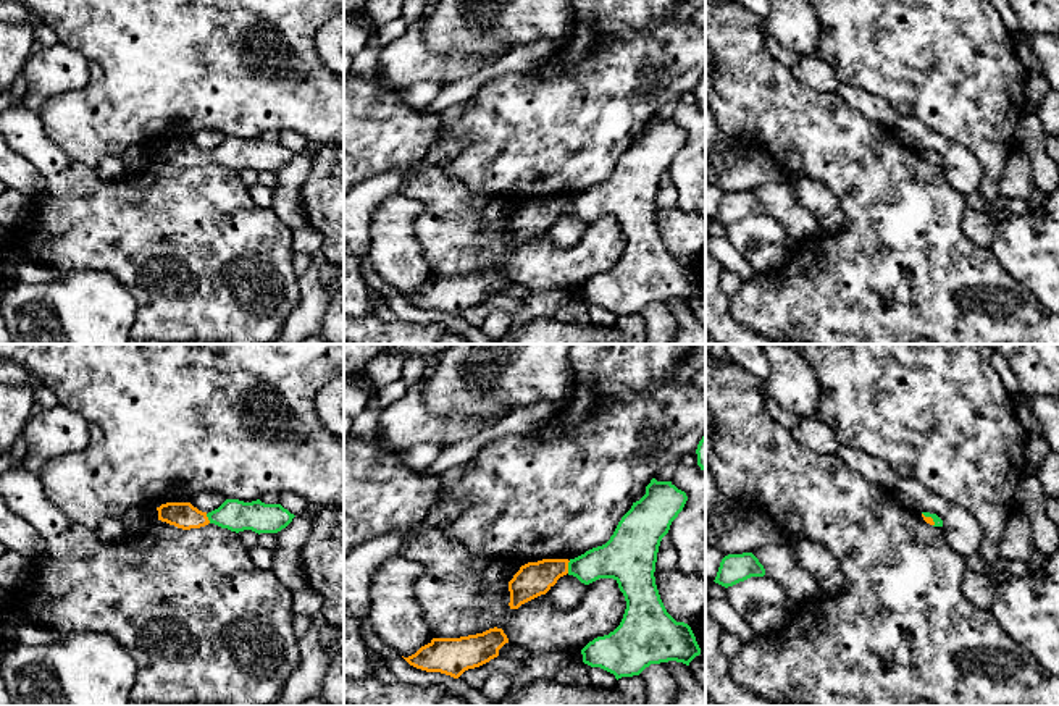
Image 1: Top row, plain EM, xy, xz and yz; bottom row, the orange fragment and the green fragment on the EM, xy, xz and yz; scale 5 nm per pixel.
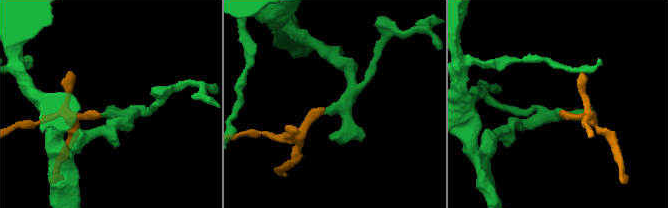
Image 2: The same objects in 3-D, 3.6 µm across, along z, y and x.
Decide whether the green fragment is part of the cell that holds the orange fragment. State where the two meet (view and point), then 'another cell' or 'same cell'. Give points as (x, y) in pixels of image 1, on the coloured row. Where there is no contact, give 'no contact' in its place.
xz (567, 567) | same cell

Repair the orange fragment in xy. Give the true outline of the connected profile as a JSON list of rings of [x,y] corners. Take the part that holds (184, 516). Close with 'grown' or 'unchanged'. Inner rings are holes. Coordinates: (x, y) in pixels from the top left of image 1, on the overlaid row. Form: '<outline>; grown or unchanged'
[[[226,499],[218,509],[202,512],[190,502],[166,502],[157,507],[158,520],[182,530],[200,528],[215,523],[231,532],[252,530],[255,533],[278,533],[295,517],[281,504],[265,504],[260,499],[244,502]]]; grown

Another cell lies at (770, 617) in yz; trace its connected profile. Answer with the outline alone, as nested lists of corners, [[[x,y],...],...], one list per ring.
[[[791,601],[785,604],[765,604],[743,617],[756,637],[770,635],[783,628],[793,619],[794,606]]]

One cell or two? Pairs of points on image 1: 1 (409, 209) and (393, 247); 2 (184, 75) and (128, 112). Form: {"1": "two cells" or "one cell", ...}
{"1": "one cell", "2": "one cell"}

